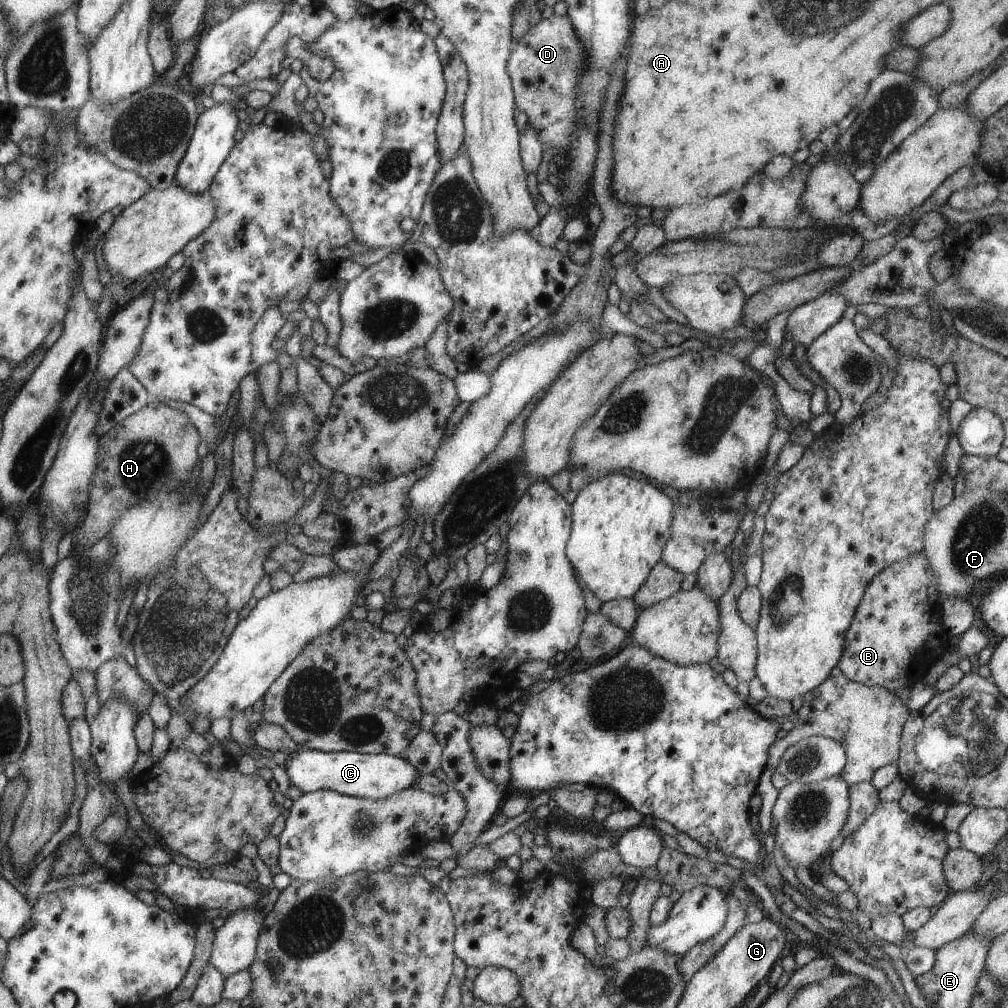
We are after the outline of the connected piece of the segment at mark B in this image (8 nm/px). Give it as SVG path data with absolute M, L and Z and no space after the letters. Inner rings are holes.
M923 550L893 562L871 578L866 586L852 622L846 631L842 656L837 667L849 680L866 686L879 686L895 692L902 686L913 687L923 680L928 667L950 646L951 637L941 623L941 602L944 596L938 588L934 573Z

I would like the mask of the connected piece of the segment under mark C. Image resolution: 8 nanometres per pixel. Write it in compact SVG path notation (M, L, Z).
M298 750L284 767L289 784L300 788L303 793L328 790L351 797L383 799L406 790L417 781L419 772L406 759L386 753L359 753L356 751Z

